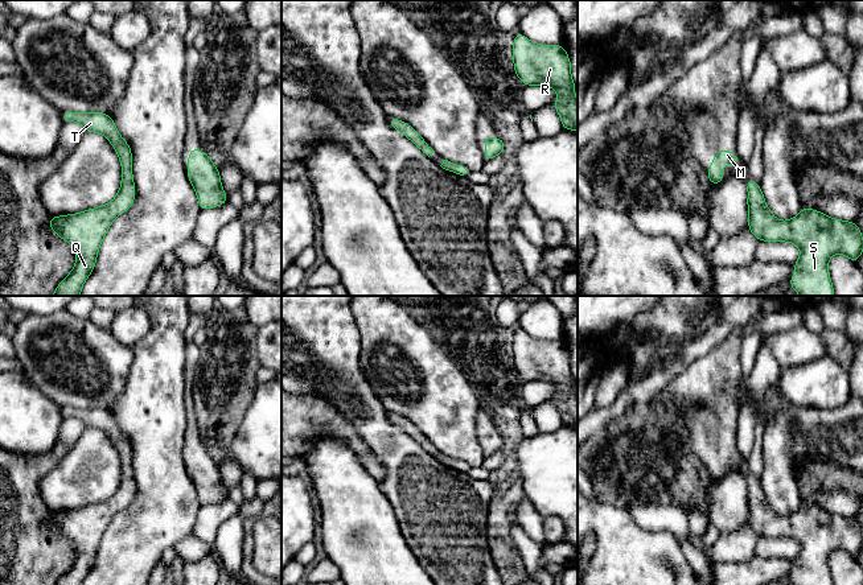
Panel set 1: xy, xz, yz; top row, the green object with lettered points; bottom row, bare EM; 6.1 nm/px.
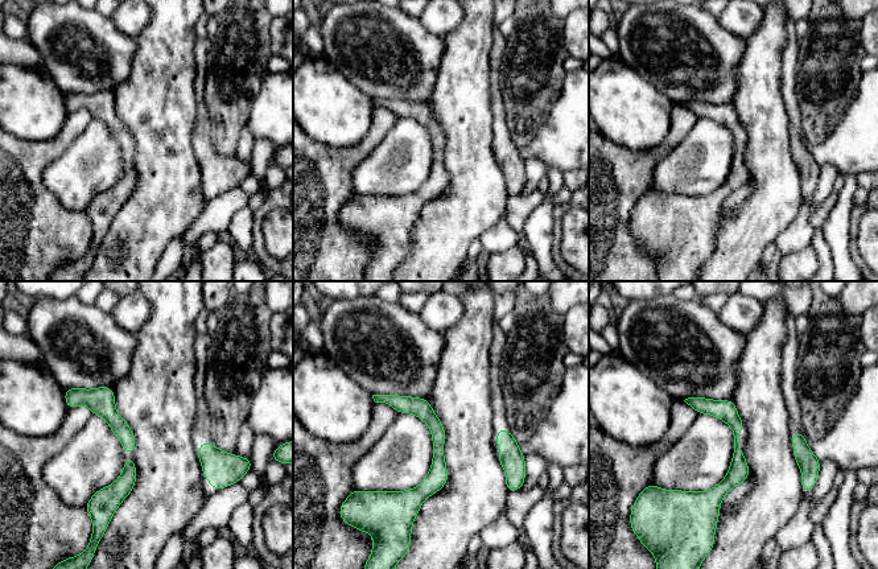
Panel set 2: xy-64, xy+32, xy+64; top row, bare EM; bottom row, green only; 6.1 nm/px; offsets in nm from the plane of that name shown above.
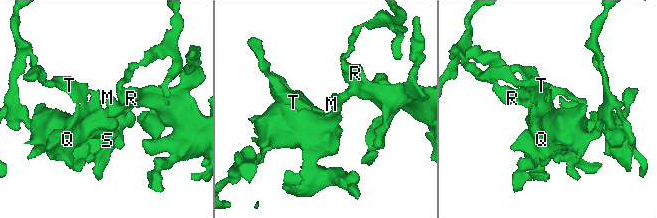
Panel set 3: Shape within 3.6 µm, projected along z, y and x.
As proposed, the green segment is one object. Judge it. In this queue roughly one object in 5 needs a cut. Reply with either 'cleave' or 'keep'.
keep

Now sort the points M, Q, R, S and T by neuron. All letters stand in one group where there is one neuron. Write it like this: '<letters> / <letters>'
M Q R S T

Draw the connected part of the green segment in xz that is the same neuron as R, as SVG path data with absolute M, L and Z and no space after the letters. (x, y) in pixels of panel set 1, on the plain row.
M523 329L513 334L515 371L525 382L550 382L558 395L556 404L563 425L578 427L576 382L571 371L571 357L563 341L538 341Z

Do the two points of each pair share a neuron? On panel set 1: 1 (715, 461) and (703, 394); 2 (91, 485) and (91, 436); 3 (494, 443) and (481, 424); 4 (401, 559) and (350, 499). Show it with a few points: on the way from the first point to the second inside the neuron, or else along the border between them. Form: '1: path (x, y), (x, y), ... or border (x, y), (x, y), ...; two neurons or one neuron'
1: path (714, 444), (711, 436), (711, 411); one neuron
2: path (91, 473), (91, 448); one neuron
3: path (490, 439), (485, 428); one neuron
4: path (386, 544), (356, 514); one neuron

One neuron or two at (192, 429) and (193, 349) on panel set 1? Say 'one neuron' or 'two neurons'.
one neuron

